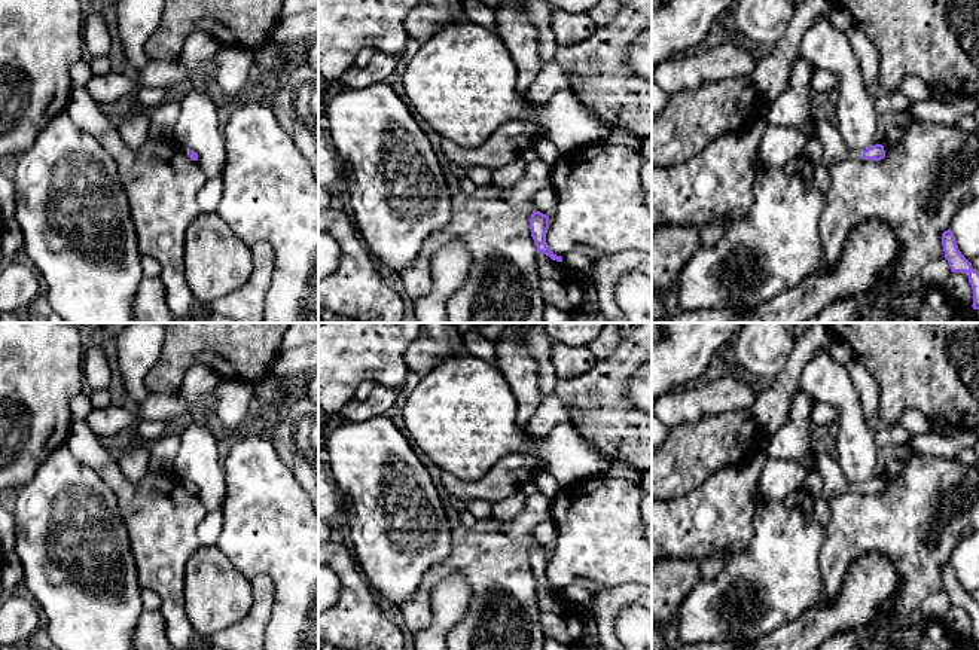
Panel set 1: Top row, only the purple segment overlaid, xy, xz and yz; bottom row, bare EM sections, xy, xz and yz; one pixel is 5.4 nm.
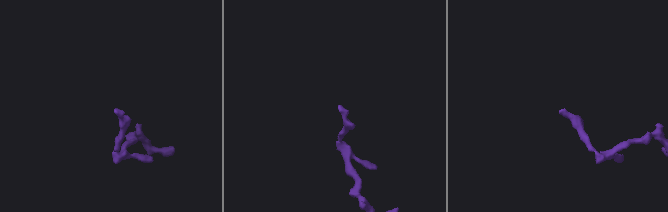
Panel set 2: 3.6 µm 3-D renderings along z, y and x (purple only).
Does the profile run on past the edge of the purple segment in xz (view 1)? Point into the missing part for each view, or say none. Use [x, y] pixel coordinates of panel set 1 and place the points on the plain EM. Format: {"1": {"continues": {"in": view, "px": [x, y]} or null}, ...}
{"1": {"continues": null}}

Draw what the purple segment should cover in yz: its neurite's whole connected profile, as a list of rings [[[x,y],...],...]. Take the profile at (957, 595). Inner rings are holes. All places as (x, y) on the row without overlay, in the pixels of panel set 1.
[[[951,562],[942,567],[942,579],[945,592],[952,605],[966,605],[973,622],[973,643],[979,643],[979,605],[972,601],[972,596],[961,588]]]

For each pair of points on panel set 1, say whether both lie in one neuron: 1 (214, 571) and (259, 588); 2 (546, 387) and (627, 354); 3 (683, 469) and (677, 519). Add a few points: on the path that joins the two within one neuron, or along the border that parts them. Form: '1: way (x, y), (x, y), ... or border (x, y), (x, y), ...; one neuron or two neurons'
1: border (250, 579), (252, 607), (241, 619); two neurons
2: border (558, 380), (554, 391); two neurons
3: border (710, 476), (686, 494), (667, 502); two neurons

